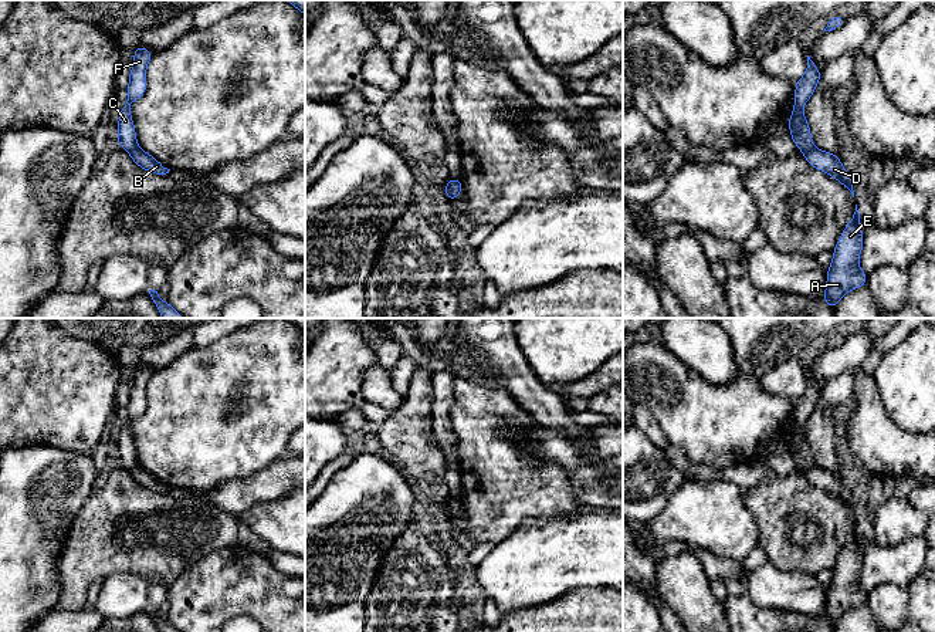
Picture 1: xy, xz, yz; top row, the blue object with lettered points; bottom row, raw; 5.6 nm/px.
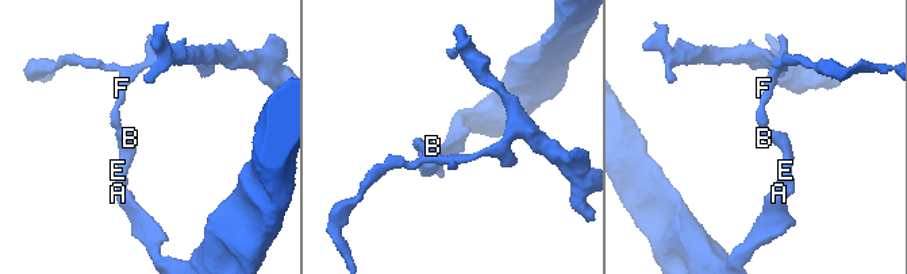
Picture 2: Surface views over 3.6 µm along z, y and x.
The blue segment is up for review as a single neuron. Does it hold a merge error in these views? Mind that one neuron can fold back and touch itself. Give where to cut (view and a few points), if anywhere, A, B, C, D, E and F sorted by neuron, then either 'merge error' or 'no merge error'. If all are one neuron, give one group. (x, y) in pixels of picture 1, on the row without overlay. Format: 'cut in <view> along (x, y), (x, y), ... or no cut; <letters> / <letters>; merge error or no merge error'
cut in yz along (812, 463), (802, 469); A B D E / C F; merge error

